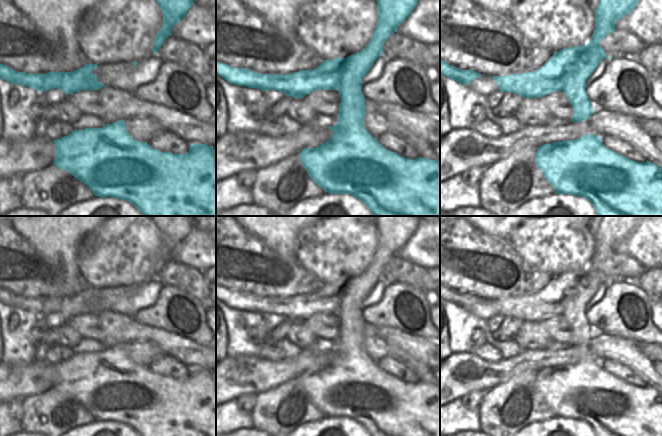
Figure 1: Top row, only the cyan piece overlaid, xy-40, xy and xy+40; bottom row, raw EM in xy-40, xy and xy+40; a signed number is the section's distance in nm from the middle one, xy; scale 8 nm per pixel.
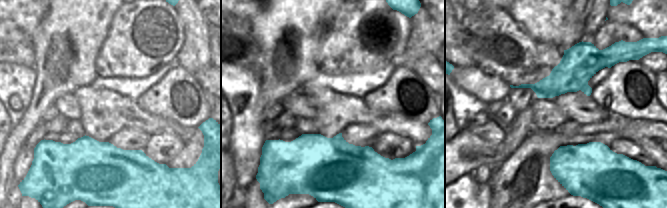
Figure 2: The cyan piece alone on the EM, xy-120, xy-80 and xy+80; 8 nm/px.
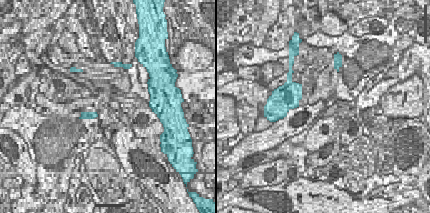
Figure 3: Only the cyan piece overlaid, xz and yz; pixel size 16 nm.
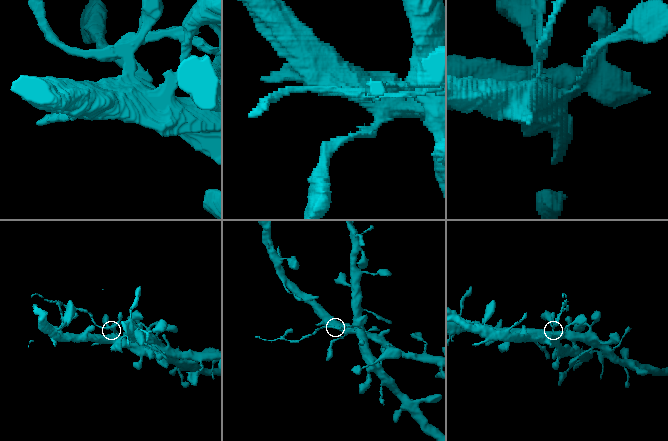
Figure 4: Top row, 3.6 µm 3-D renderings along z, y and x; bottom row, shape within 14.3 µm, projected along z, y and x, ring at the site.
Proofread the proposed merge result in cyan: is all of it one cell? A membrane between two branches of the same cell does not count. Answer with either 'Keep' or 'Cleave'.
Cleave

